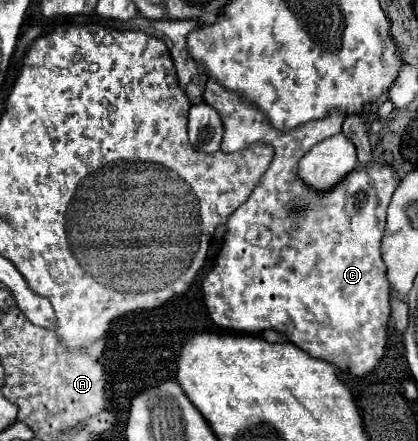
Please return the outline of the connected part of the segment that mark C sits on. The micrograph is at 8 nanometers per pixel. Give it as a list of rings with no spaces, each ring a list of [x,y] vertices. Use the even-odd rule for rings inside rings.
[[[208,81],[204,101],[212,105],[222,123],[222,151],[233,153],[252,143],[268,143],[274,147],[274,161],[260,179],[252,195],[226,221],[224,245],[210,273],[202,279],[202,291],[208,315],[222,331],[233,334],[258,335],[266,329],[280,331],[290,343],[316,359],[348,371],[352,375],[370,373],[386,347],[388,319],[390,319],[390,291],[380,255],[380,243],[386,223],[386,207],[398,185],[398,175],[390,165],[372,163],[366,169],[352,171],[342,183],[328,193],[314,193],[296,175],[298,161],[324,137],[336,135],[342,129],[344,115],[332,113],[322,121],[302,125],[294,131],[274,131],[266,117],[236,93],[226,91],[220,83]]]

